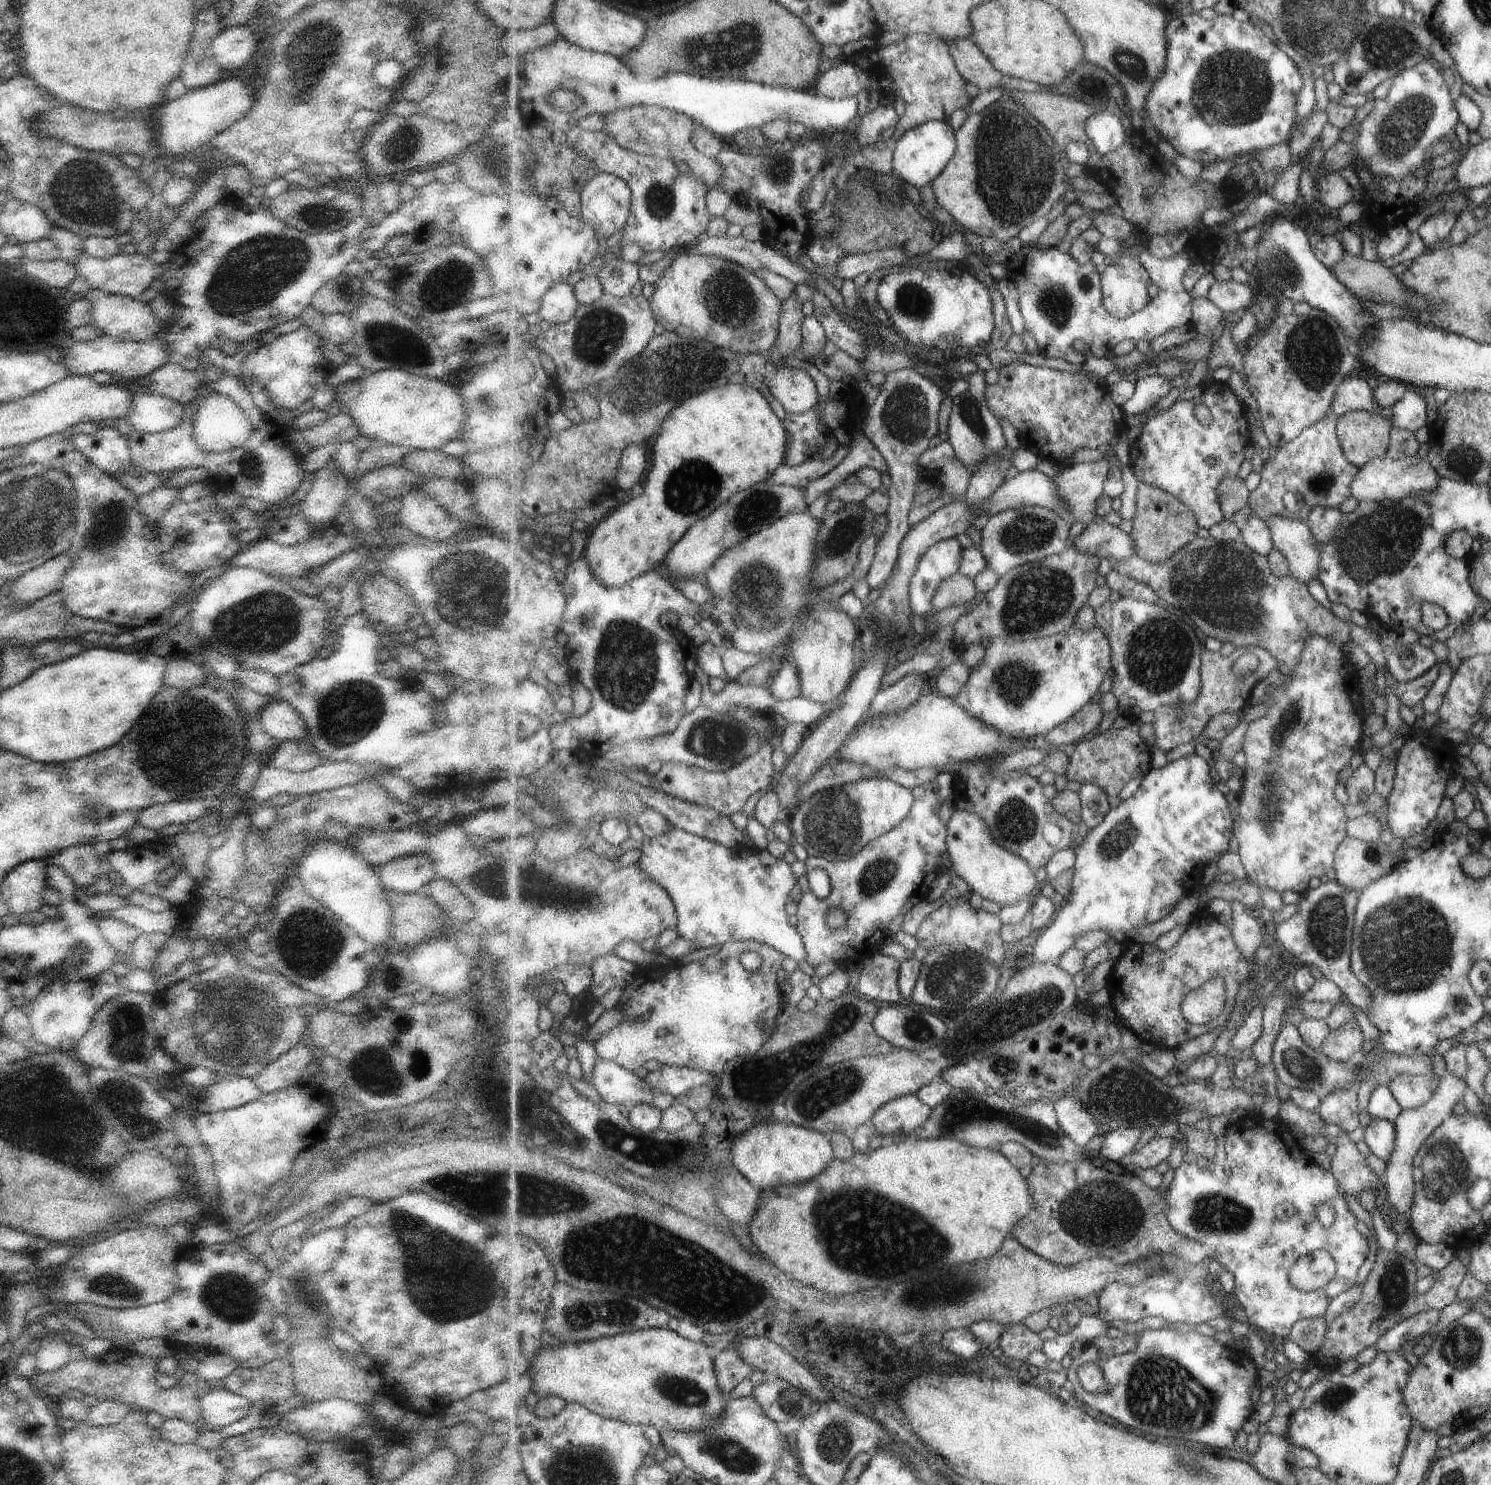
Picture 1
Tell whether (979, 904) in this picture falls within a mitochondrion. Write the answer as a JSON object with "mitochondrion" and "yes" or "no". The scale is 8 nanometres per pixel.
{"mitochondrion":"no"}

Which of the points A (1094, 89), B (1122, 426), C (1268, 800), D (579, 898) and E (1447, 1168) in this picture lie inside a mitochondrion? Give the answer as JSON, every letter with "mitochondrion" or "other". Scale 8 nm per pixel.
{"A":"other","B":"other","C":"mitochondrion","D":"mitochondrion","E":"mitochondrion"}

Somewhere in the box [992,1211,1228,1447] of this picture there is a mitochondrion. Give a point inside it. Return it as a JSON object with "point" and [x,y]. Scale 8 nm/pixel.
{"point":[1144,1400]}

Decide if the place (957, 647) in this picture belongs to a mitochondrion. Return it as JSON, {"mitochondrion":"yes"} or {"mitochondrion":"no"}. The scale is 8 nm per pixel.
{"mitochondrion":"no"}

